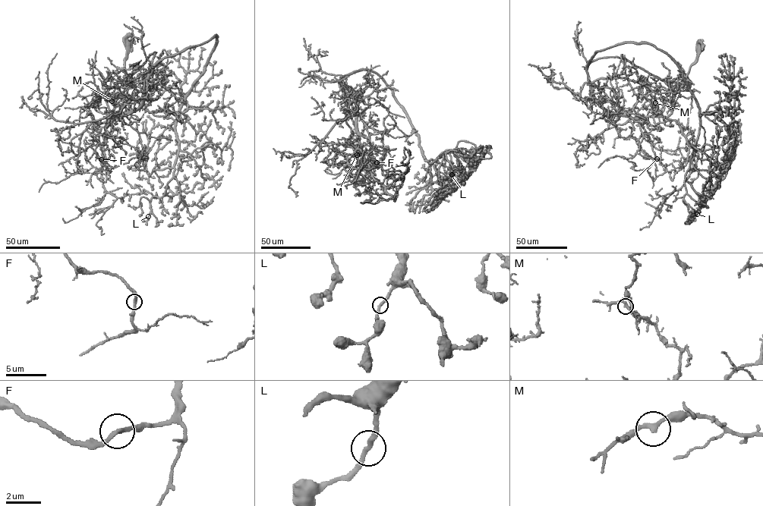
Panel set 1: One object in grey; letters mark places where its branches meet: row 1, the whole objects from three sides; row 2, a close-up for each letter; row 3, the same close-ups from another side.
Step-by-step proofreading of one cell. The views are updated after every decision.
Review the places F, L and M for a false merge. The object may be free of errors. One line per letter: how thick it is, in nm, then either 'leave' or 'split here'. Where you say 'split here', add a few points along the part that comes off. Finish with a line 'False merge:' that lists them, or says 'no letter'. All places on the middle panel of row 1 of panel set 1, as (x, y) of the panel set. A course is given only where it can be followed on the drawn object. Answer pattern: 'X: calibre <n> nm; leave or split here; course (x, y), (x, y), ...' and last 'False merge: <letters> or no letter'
F: calibre 240 nm; leave
L: calibre 240 nm; leave
M: calibre 240 nm; leave
False merge: no letter

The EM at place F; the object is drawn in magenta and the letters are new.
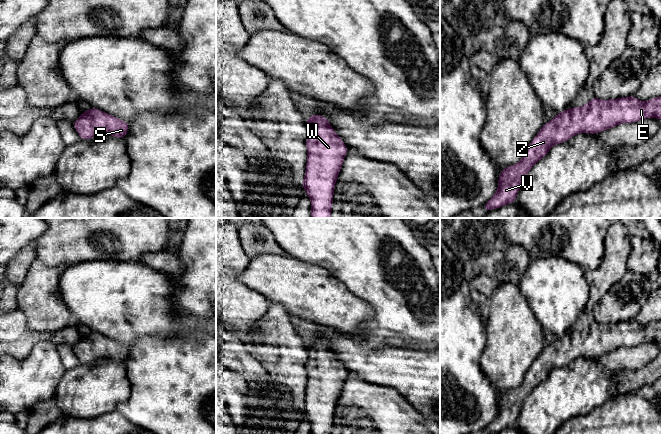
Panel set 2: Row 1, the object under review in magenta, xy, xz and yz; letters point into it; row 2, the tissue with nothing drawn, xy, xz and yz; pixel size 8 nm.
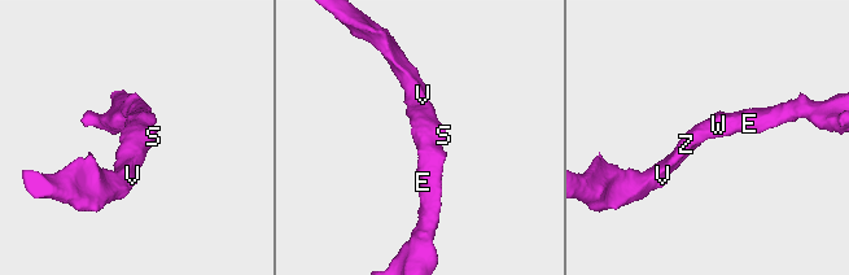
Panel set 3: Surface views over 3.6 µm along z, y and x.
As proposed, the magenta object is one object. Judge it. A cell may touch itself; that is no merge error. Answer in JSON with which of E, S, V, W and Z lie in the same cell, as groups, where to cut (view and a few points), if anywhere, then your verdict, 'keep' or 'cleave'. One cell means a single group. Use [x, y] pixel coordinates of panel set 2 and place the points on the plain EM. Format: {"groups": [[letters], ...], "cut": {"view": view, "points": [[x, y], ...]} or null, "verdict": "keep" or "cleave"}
{"groups": [["E", "S", "V", "W", "Z"]], "cut": null, "verdict": "keep"}

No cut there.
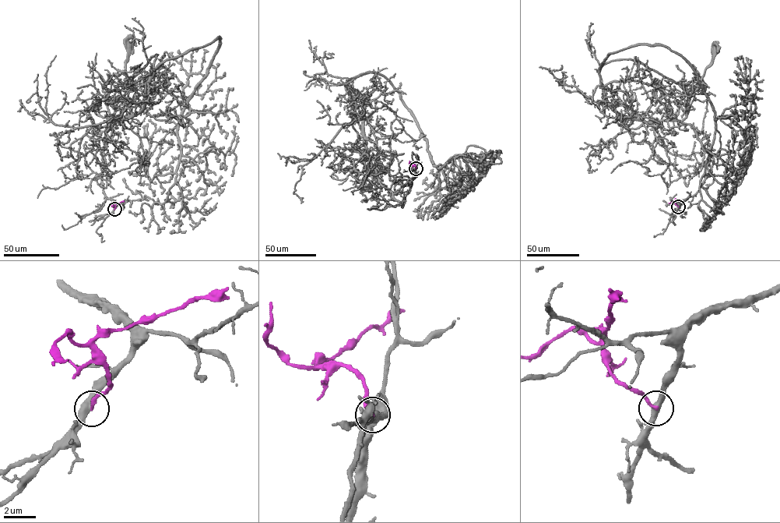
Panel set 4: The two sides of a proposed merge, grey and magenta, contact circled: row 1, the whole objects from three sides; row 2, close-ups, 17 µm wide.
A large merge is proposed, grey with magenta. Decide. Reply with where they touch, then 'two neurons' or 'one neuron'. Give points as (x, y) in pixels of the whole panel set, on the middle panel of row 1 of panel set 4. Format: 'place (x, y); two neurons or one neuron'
place (416, 168); two neurons

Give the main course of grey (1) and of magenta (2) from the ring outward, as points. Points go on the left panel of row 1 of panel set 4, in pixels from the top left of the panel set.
1: (114, 209), (109, 123), (139, 111), (161, 63), (219, 37), (181, 114), (177, 171), (149, 181), (148, 120)
2: (114, 209), (114, 204), (124, 201)

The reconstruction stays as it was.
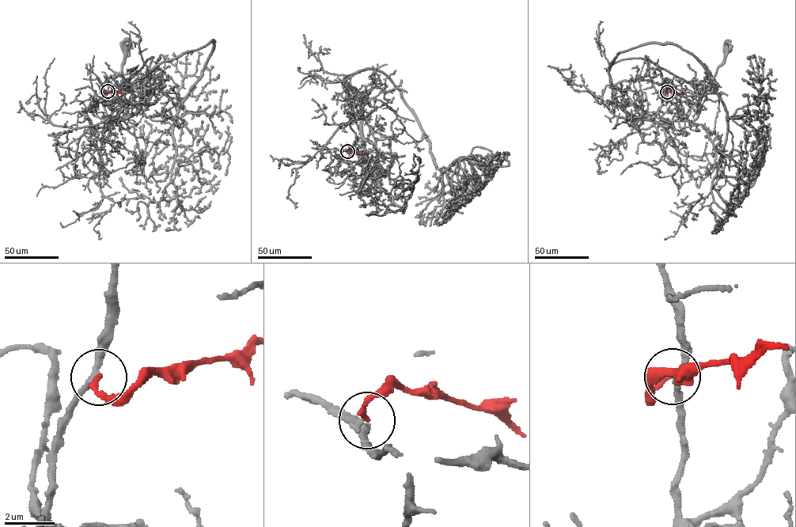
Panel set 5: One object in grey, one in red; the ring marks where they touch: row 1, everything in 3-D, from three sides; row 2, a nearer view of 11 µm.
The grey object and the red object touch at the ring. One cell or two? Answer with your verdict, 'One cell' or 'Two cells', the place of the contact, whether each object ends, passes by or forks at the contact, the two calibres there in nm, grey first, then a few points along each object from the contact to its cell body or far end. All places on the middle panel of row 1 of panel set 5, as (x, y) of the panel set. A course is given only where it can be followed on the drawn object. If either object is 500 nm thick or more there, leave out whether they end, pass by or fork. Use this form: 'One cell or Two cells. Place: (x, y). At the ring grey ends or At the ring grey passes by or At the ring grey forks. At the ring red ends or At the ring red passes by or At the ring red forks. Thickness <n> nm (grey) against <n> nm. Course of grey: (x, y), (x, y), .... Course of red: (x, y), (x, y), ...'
Two cells. Place: (347, 151). At the ring grey passes by. At the ring red ends. Thickness 240 nm (grey) against 220 nm. Course of grey: (347, 152), (361, 104), (344, 78), (383, 72), (437, 169), (457, 164), (453, 213), (434, 221). Course of red: (347, 152), (367, 153)

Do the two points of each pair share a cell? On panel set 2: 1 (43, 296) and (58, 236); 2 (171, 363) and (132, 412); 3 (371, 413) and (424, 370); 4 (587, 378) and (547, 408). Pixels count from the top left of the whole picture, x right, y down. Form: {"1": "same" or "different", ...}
{"1": "different", "2": "same", "3": "different", "4": "same"}

